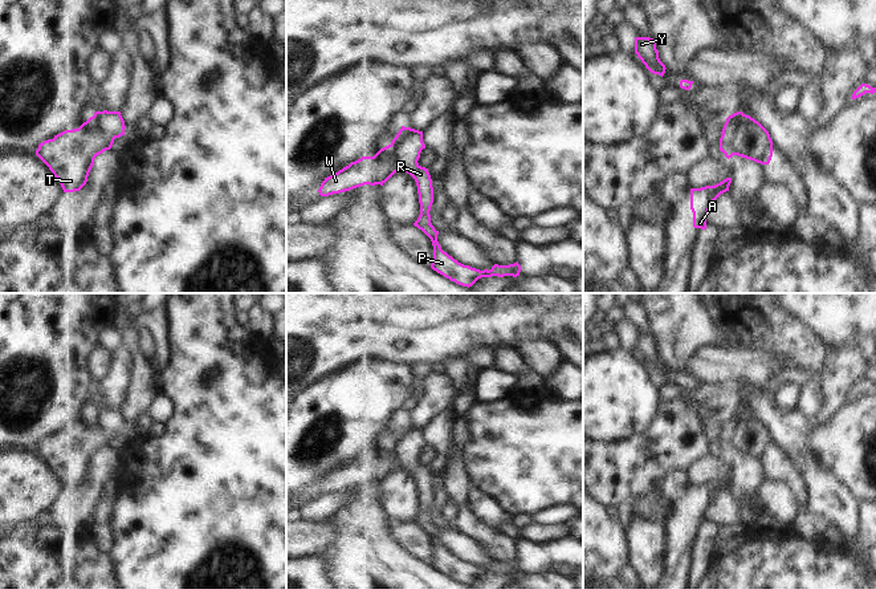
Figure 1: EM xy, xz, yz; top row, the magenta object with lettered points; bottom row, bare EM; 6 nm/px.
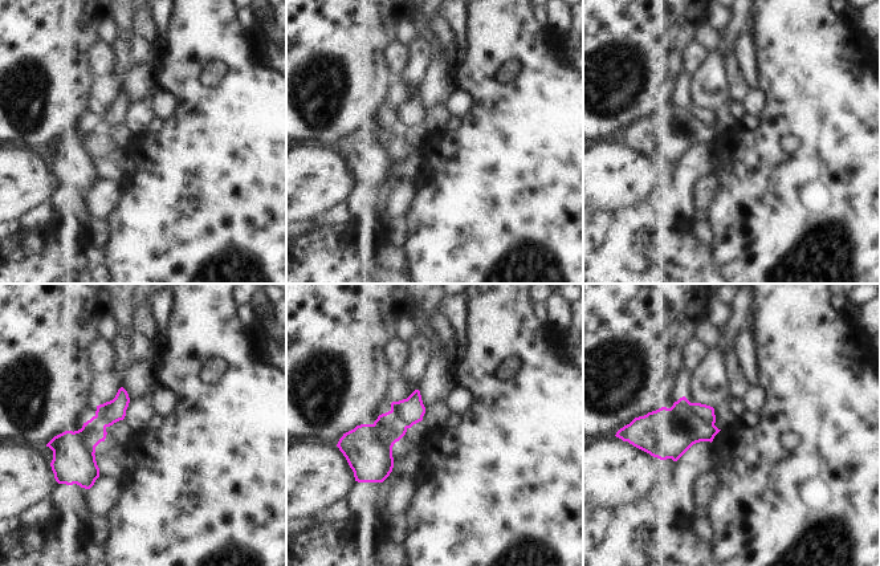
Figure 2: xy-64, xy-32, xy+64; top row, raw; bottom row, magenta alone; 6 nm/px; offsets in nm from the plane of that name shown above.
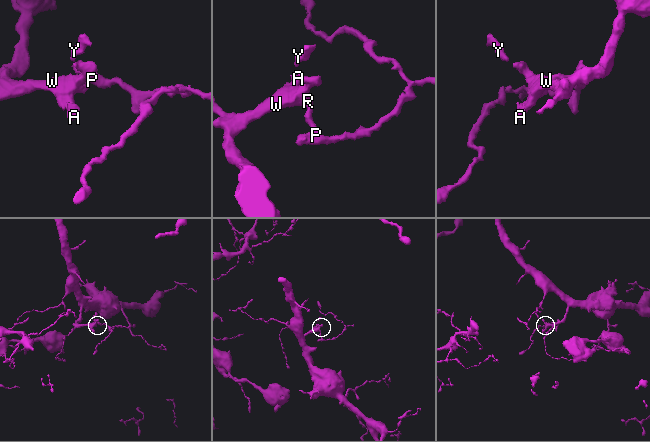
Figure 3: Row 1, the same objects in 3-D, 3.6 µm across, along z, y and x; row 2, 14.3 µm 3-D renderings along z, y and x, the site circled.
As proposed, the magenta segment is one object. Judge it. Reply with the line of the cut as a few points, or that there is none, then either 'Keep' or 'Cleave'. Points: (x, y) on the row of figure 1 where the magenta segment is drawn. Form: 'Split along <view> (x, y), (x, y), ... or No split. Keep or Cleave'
Split along xy (93, 116), (97, 125), (114, 138). Cleave

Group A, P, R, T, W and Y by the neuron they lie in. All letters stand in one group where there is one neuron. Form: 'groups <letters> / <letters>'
groups A T W / P R Y

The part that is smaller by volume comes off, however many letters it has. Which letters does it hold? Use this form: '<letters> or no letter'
P, R, Y

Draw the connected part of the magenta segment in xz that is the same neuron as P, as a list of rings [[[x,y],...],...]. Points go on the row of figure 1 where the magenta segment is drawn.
[[[402,126],[396,137],[392,139],[391,146],[396,153],[396,158],[402,170],[410,174],[417,186],[420,215],[413,226],[421,229],[432,241],[433,261],[431,268],[451,281],[468,288],[481,277],[520,276],[521,265],[518,261],[509,265],[494,264],[489,271],[480,271],[459,263],[441,249],[437,241],[439,231],[436,231],[431,224],[429,215],[433,203],[432,179],[428,168],[421,167],[417,163],[421,150],[425,149],[423,142],[423,131]]]

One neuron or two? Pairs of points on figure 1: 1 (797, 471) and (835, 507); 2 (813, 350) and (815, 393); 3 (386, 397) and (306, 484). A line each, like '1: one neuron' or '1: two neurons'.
1: one neuron
2: two neurons
3: one neuron

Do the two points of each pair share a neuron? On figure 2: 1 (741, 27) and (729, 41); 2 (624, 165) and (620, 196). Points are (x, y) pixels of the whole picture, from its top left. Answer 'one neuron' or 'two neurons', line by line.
1: one neuron
2: one neuron

